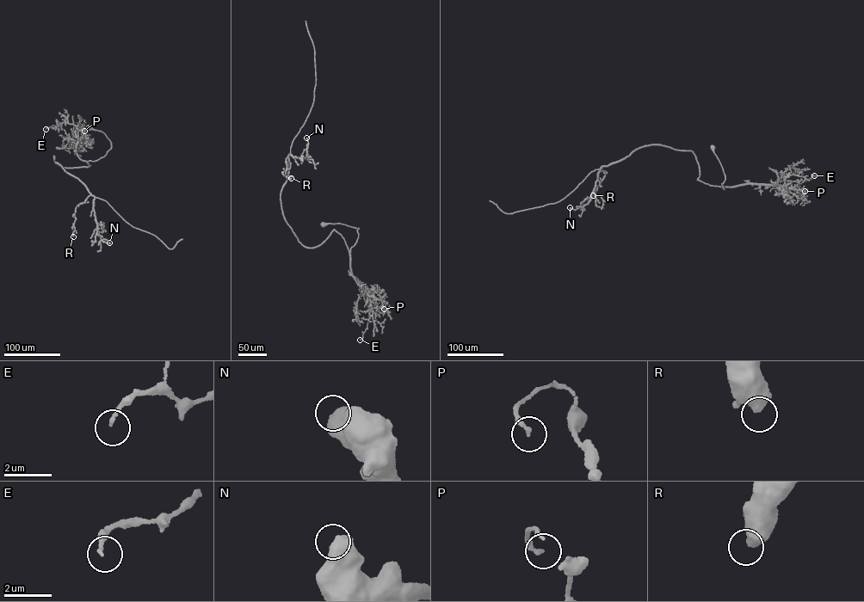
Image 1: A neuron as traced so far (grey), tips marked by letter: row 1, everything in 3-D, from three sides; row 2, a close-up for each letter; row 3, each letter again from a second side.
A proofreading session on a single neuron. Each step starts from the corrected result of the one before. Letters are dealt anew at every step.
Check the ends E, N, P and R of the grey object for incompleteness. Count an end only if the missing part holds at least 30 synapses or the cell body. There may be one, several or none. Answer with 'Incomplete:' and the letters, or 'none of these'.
Incomplete: none of these

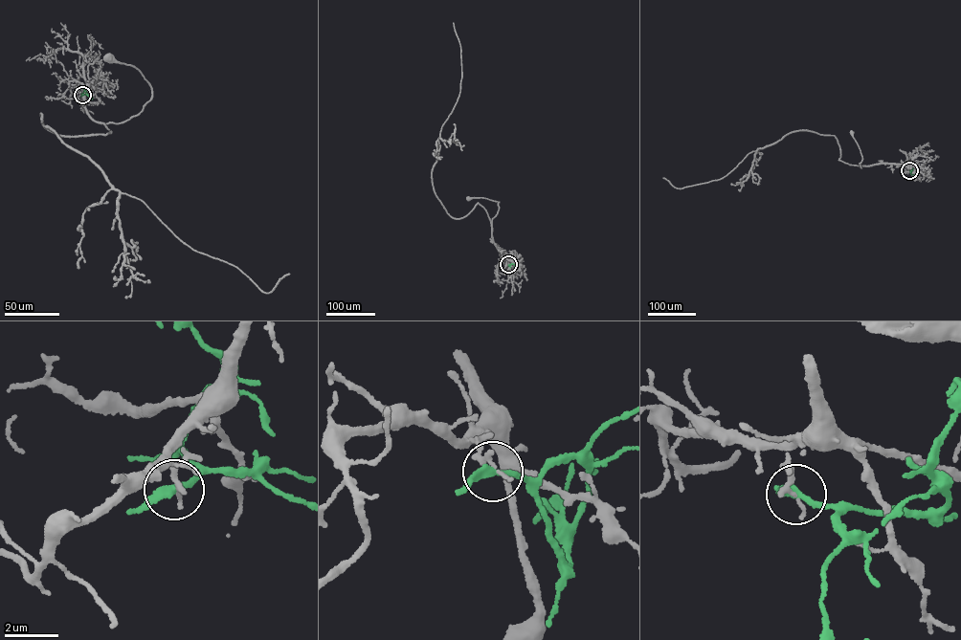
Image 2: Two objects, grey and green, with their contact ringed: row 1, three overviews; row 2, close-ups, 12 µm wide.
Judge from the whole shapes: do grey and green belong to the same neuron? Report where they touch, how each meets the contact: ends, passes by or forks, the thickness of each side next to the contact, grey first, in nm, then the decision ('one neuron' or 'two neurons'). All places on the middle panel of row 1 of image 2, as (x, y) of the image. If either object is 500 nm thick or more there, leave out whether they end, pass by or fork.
at (508, 264); grey ends there; green passes by; 200 nm thick on the grey side, 260 nm on the other; two neurons

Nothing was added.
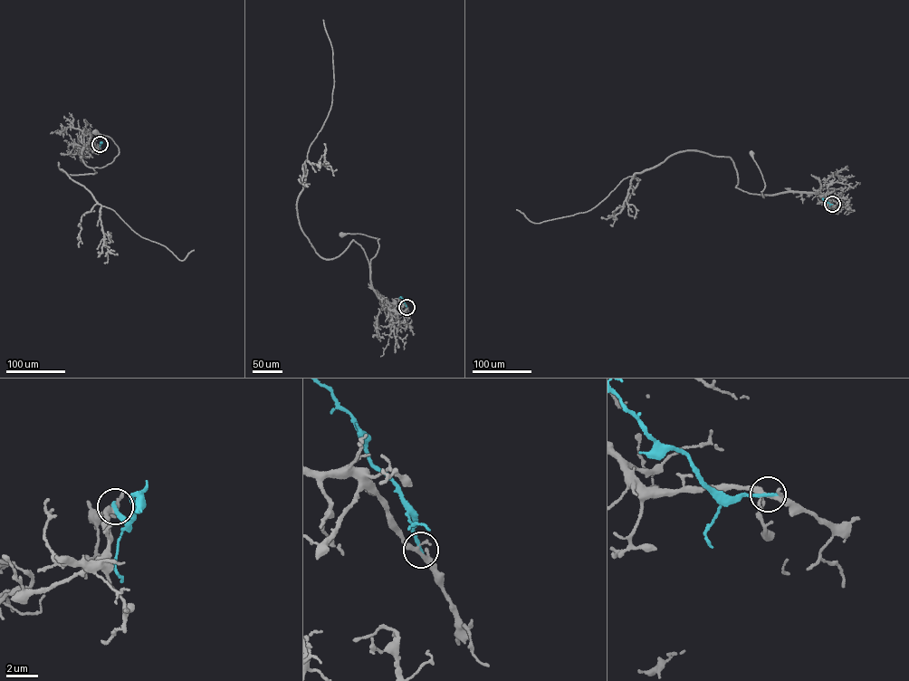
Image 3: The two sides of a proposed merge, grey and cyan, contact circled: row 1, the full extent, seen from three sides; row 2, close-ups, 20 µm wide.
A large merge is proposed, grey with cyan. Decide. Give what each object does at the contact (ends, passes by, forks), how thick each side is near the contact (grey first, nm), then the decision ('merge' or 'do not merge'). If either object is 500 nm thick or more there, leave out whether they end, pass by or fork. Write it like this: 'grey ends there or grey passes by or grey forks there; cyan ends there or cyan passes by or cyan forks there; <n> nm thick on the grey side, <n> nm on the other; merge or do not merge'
grey forks there; cyan ends there; 240 nm thick on the grey side, 260 nm on the other; do not merge

